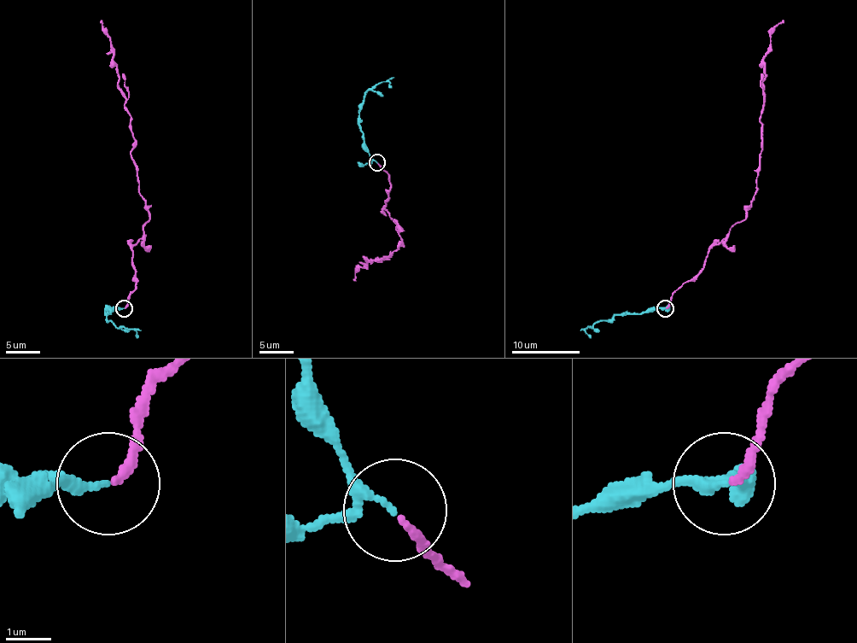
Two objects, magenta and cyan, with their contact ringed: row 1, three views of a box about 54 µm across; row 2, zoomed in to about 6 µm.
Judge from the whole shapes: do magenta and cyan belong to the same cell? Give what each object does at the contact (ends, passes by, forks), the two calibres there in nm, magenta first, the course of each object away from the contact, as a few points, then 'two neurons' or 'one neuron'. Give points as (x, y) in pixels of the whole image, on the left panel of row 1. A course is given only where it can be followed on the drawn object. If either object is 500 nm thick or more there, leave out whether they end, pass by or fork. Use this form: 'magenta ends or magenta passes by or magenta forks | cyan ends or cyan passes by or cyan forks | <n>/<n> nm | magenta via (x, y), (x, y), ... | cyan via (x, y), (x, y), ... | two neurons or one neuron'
magenta ends | cyan passes by | 200/140 nm | magenta via (125, 308), (137, 282), (132, 246), (149, 217), (131, 156), (131, 115), (101, 20) | cyan via (125, 308), (116, 308), (106, 313), (118, 327), (132, 329), (137, 337) | one neuron

